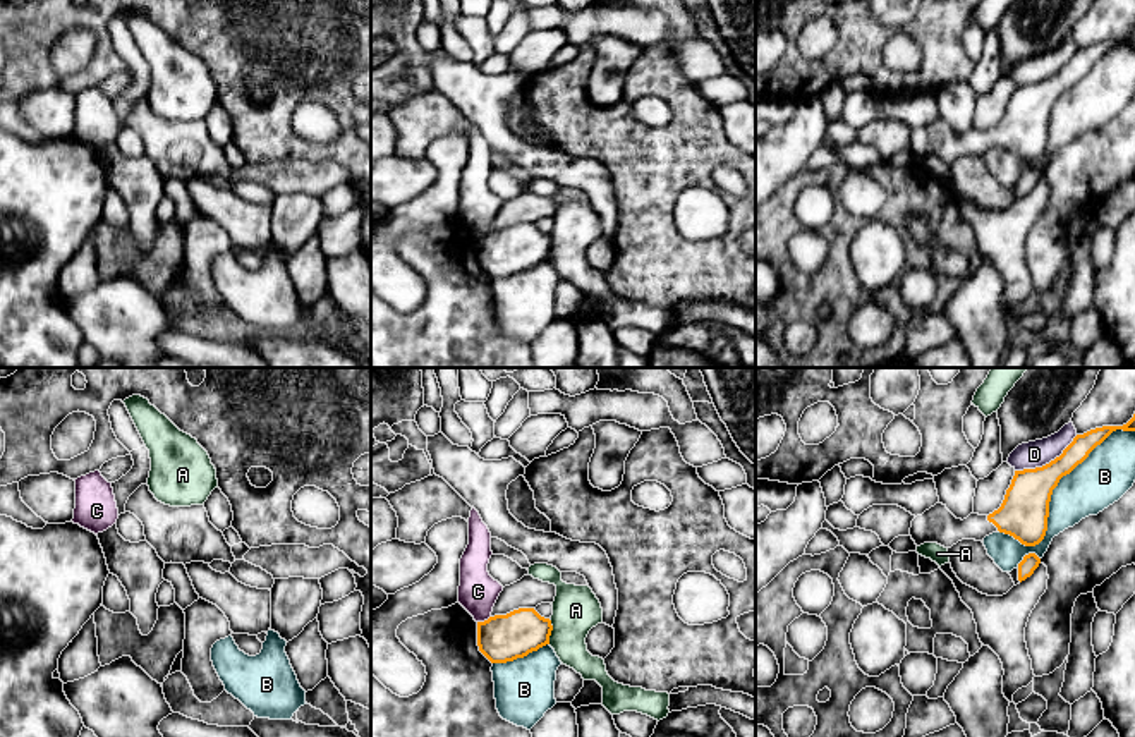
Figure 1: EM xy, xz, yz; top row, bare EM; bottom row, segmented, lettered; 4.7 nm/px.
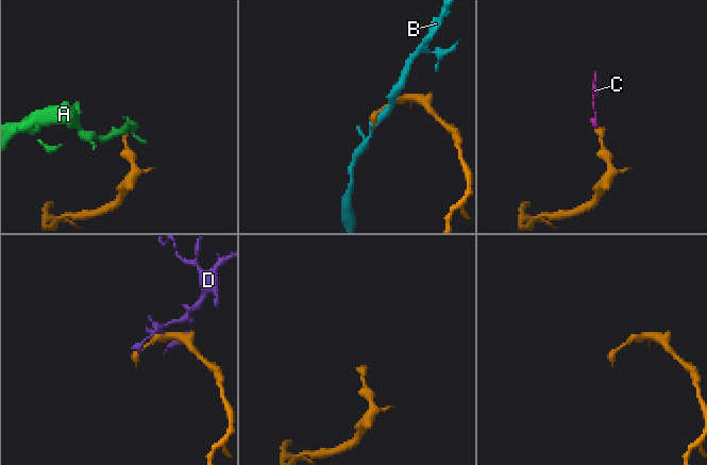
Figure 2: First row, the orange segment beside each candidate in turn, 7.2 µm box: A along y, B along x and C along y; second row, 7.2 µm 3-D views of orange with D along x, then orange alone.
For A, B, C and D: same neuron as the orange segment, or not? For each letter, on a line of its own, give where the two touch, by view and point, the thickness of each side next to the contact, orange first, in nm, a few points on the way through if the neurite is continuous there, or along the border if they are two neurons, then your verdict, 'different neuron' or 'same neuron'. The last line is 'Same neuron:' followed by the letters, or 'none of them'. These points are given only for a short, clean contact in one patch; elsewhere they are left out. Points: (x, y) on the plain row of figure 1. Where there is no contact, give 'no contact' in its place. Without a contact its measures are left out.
A: meets orange in xz at (552, 244); 220 nm thick on the orange side, 220 nm on the other; border along xz (548, 234), (552, 241), (550, 258); different neuron
B: meets orange in yz at (1051, 109); 220 nm thick on the orange side, 240 nm on the other; different neuron
C: meets orange in xz at (485, 236); 220 nm thick on the orange side, 190 nm on the other; border along xz (490, 231), (478, 237); different neuron
D: meets orange in yz at (1046, 79); 220 nm thick on the orange side, 130 nm on the other; different neuron
Same neuron: none of them

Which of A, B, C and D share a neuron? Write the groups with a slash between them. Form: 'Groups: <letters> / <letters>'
Groups: A / B / C D

